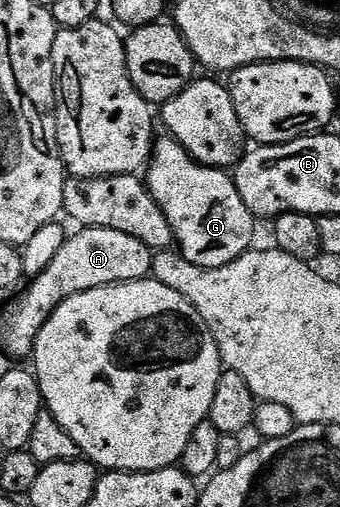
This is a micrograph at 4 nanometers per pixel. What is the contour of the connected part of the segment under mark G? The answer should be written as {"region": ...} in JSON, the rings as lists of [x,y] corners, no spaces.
{"region":[[[172,136],[158,137],[147,167],[147,185],[173,226],[179,252],[199,268],[223,268],[254,245],[253,213],[224,169],[202,166]]]}

